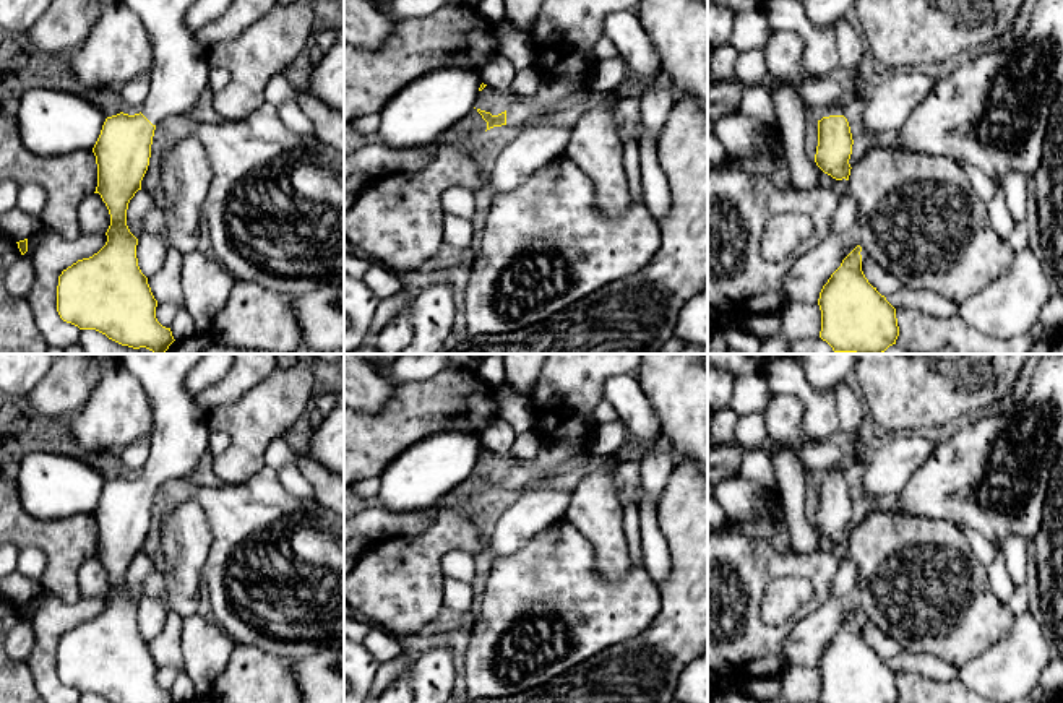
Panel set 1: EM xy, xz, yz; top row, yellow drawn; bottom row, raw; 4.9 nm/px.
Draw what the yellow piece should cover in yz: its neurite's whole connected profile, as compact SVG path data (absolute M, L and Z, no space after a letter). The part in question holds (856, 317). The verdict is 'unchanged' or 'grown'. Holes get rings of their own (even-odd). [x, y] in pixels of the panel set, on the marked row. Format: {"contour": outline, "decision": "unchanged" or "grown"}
{"contour": "M857 245L820 292L820 338L834 352L883 354L899 336L896 308L865 278L860 252Z", "decision": "unchanged"}

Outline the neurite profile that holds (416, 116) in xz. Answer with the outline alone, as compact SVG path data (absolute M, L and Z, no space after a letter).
M441 68L414 80L394 93L381 109L377 132L380 143L396 151L438 143L445 132L476 107L480 84L479 71L464 68Z

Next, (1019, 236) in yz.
M1026 221L1014 224L1008 242L1011 244L1014 252L1021 252L1024 247L1029 245L1029 231Z

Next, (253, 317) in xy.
M235 281L211 325L214 336L237 349L294 354L303 336L292 310L294 297L256 282Z

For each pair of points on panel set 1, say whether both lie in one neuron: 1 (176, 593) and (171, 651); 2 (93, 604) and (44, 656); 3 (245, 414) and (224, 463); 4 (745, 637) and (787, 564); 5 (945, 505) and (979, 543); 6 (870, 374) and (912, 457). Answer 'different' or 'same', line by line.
1: different
2: same
3: same
4: same
5: different
6: different

